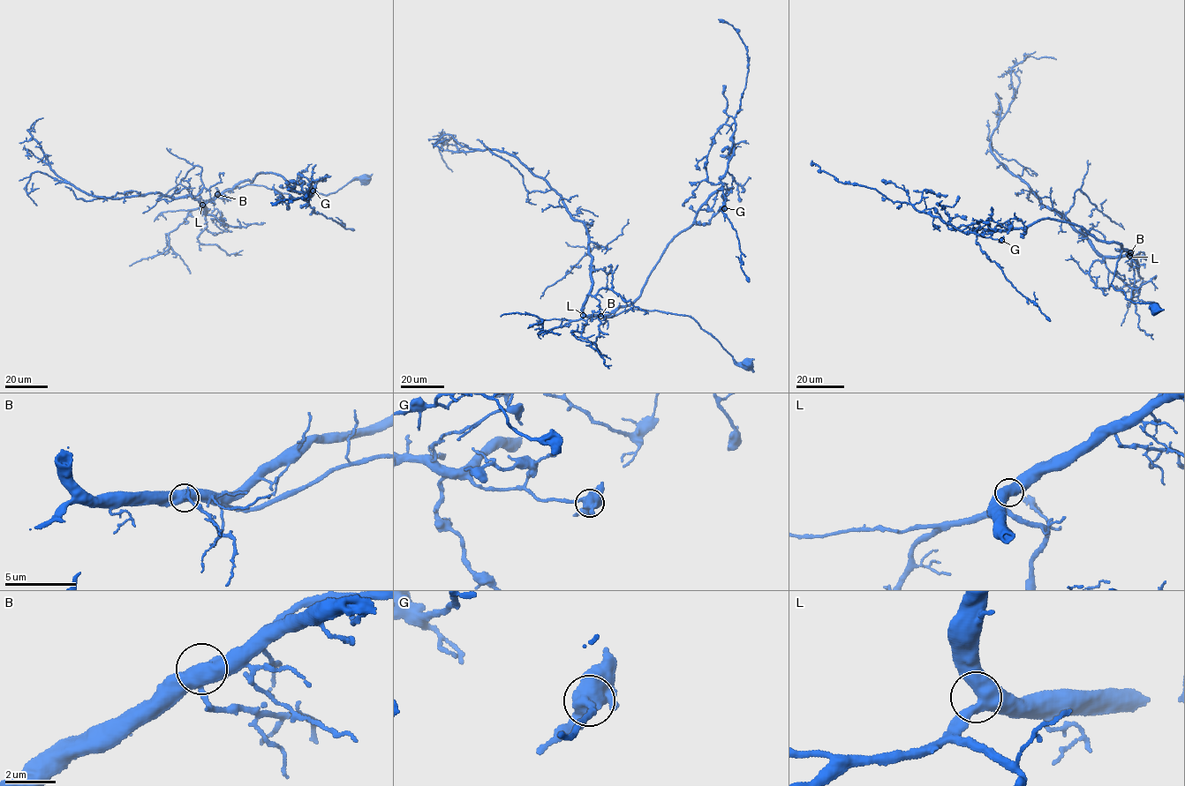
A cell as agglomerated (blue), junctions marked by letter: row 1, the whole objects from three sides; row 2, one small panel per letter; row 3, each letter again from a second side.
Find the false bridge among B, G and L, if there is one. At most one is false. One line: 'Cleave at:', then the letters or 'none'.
Cleave at: none

